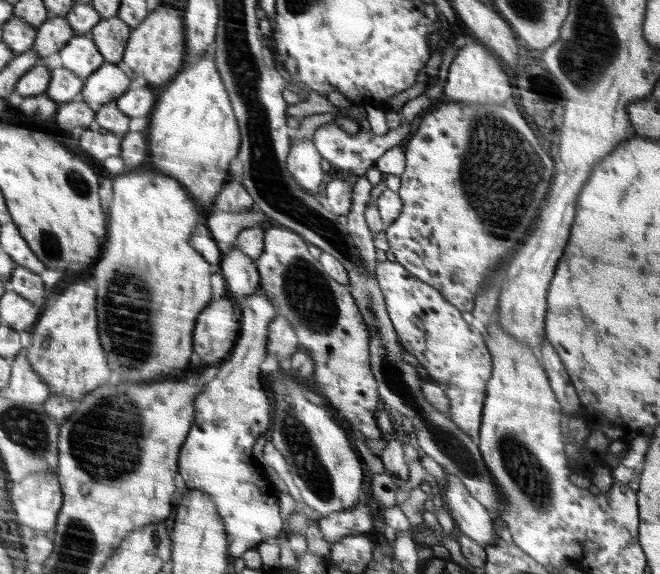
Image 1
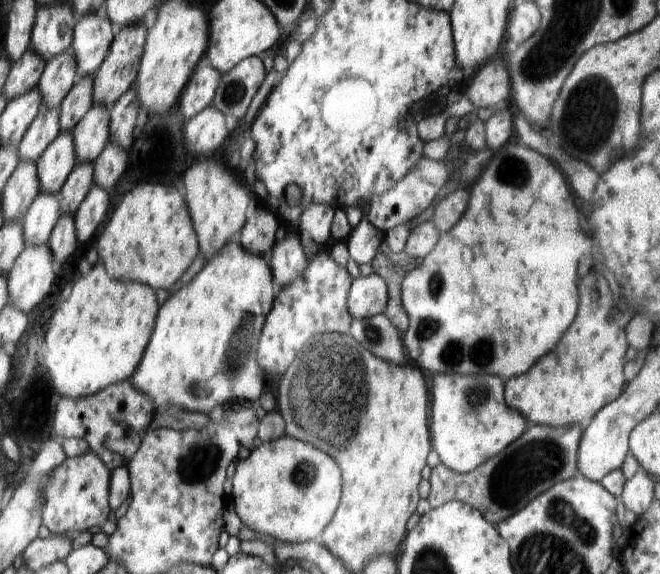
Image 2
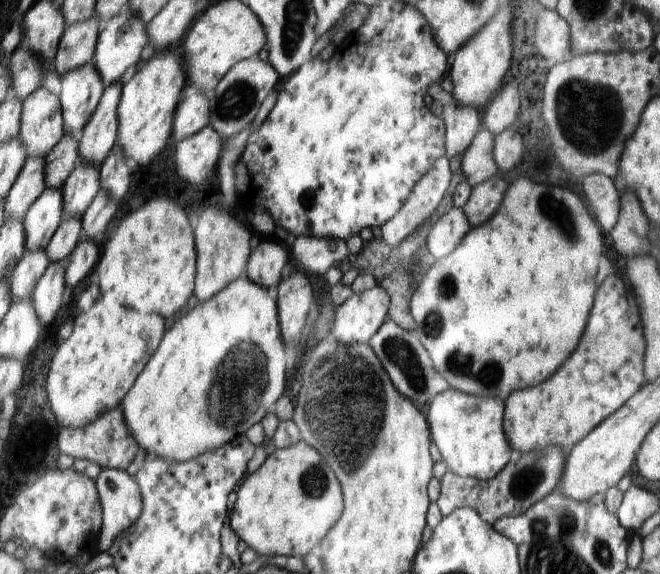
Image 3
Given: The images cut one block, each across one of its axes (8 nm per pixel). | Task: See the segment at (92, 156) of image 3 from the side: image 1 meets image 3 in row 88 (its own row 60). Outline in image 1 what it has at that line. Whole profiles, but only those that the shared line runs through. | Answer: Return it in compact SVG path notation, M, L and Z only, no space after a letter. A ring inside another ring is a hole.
M117 16L100 19L90 35L105 62L121 64L123 52L129 39L131 28Z

